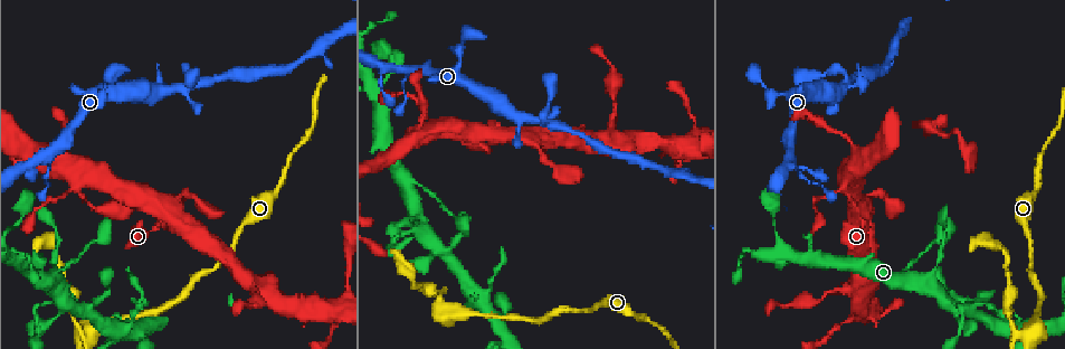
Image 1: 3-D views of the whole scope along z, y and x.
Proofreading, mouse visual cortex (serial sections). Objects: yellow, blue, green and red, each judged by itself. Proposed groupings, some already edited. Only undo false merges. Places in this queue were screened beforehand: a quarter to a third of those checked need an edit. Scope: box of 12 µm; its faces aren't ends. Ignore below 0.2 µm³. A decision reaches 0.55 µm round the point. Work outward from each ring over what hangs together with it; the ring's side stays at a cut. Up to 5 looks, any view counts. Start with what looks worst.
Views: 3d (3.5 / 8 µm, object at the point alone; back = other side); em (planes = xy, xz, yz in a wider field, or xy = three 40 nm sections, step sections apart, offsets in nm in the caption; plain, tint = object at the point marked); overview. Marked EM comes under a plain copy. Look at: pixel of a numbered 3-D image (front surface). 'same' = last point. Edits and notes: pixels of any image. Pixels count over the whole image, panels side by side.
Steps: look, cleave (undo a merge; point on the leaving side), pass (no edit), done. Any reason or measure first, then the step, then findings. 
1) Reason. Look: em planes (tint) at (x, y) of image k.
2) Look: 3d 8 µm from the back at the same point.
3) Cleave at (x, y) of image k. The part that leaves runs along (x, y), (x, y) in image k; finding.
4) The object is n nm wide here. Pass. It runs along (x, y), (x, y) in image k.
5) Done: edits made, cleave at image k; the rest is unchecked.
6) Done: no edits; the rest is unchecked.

Branch point. Look: 3d 3.5 µm from the back at (844, 81) of image 1.

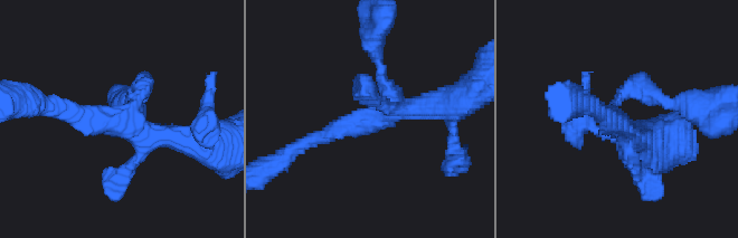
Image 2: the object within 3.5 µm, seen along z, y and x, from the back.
Need the tissue. Look: em planes (tint) at (122, 122) of image 2.

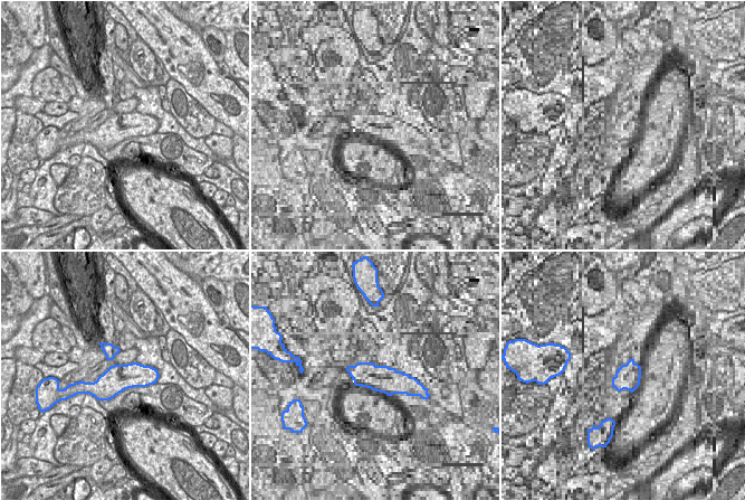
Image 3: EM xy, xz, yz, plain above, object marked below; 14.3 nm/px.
Pass. It runs along (443, 103), (388, 112), (305, 143) in image 2; all the same cell.

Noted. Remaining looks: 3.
Look: em planes (tint) at (1020, 332) of image 1.

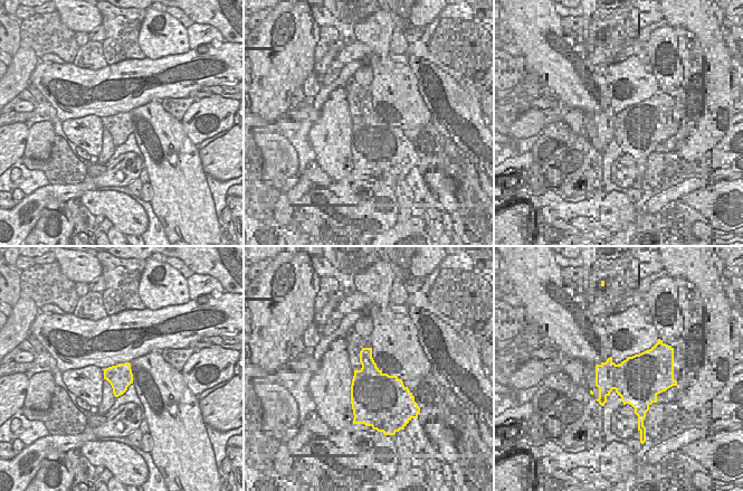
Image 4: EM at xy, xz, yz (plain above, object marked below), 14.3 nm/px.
See where the arms go. Look: 3d 3.5 µm at the same point.

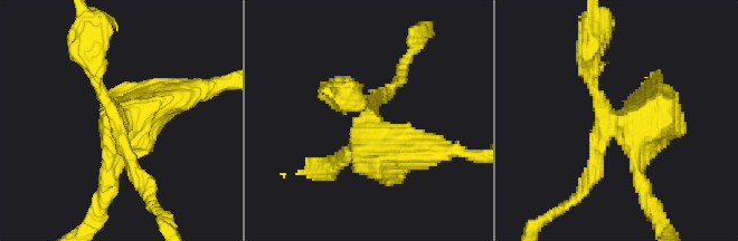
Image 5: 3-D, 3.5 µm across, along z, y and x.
Cleave at (599, 167) of image 5. Two cells meet here.

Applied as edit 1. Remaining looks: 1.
Done: edits made, cleave at image 5; the rest is unchecked.

